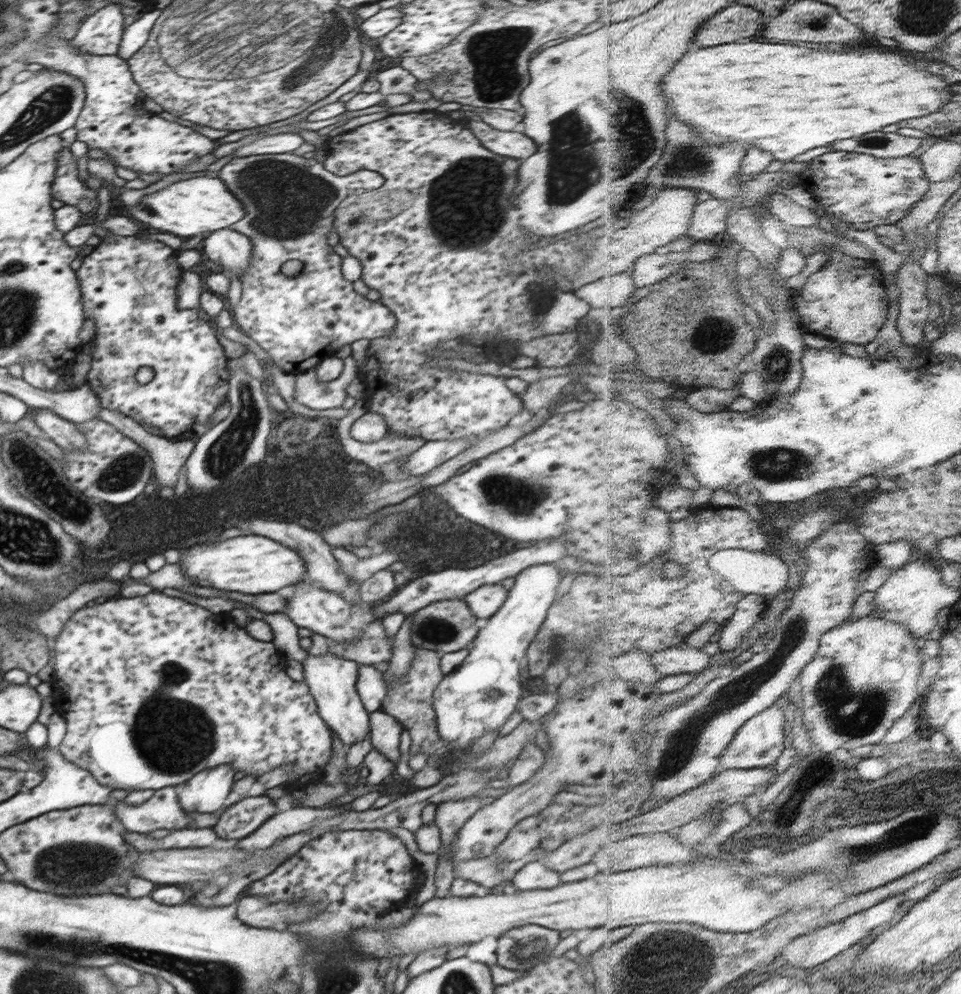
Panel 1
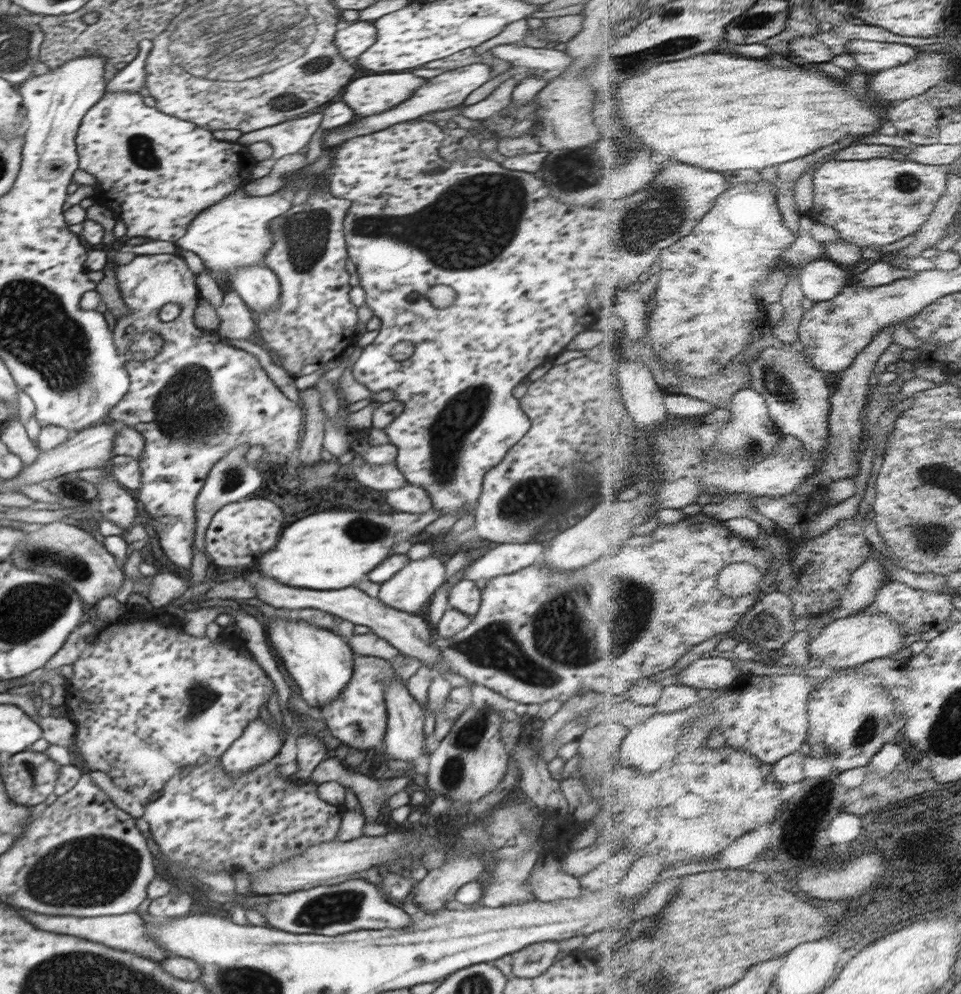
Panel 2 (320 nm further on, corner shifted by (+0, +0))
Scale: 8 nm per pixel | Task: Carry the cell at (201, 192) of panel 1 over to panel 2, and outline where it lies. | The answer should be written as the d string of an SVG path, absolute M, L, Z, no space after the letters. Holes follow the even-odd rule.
M243 186L223 198L220 202L203 210L188 227L187 233L178 240L178 247L195 252L204 263L207 272L220 272L230 276L237 268L247 266L265 265L264 260L267 252L273 245L273 232L270 223L284 214L292 206L292 200L279 191L267 196L248 196L243 191Z

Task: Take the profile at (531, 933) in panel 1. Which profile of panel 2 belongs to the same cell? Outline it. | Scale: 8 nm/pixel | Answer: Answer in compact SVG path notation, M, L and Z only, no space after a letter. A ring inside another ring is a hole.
M557 941L535 942L512 953L511 972L519 978L536 978L544 974L560 955Z

